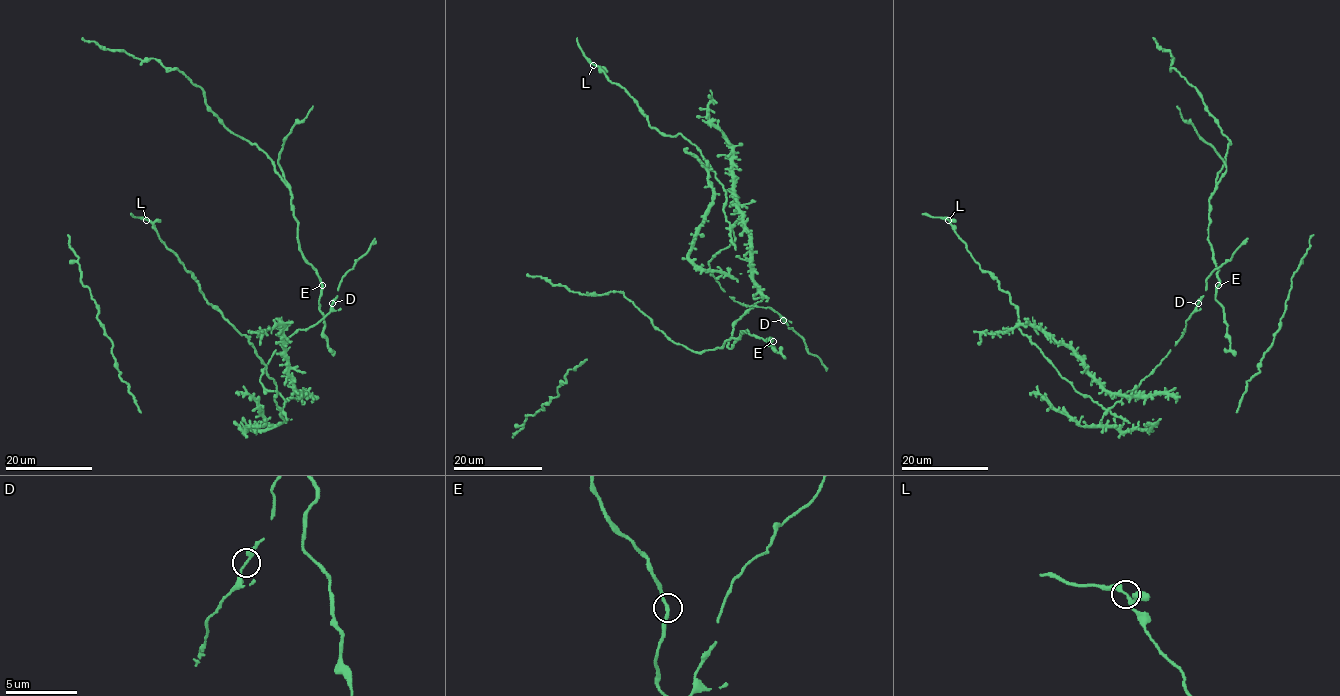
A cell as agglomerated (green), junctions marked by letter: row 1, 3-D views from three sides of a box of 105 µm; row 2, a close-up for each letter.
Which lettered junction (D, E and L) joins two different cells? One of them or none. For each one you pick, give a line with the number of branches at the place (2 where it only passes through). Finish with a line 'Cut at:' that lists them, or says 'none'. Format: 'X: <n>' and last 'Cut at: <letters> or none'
Cut at: none

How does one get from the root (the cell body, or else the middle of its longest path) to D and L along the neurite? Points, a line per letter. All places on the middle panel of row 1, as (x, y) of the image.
D: (720, 285), (735, 301), (770, 307), (783, 319)
L: (720, 285), (709, 261), (735, 240), (723, 211), (723, 185), (692, 143), (653, 128), (636, 101), (593, 65)

